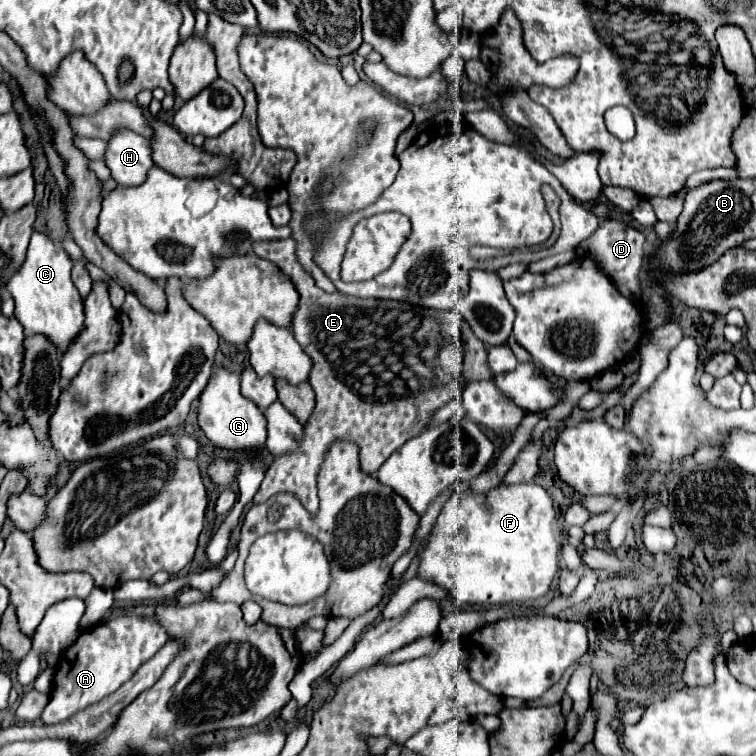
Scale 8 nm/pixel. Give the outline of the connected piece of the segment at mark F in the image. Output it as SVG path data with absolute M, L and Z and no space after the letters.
M500 482L486 494L470 490L452 492L436 518L428 542L422 548L416 576L444 588L458 606L466 604L512 606L538 600L546 596L558 572L560 542L554 524L556 524L556 512L552 508L552 498L542 486L536 486L536 482L524 482L524 484Z

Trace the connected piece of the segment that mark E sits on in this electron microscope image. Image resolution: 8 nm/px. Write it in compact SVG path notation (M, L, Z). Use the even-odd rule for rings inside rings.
M294 238L256 242L252 250L260 258L274 262L292 278L292 282L296 282L300 304L294 314L296 318L292 320L292 332L314 362L310 384L316 392L316 408L304 426L300 450L284 454L270 464L262 486L254 496L254 504L264 502L278 492L292 492L302 506L314 514L318 510L316 476L324 462L324 454L334 440L354 442L360 450L360 468L366 474L372 474L394 450L422 432L428 426L428 414L444 406L446 398L450 398L448 394L440 396L450 382L438 376L422 376L424 360L420 358L426 344L422 318L424 314L434 318L438 314L408 302L374 298L362 300L344 294L326 294L314 284L314 278L298 262ZM404 328L410 330L402 334Z

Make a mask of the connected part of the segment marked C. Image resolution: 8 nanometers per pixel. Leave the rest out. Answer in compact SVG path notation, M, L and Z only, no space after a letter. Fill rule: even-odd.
M34 232L24 264L6 282L6 290L16 302L14 316L24 326L26 334L44 334L60 354L64 354L84 330L84 300L70 280L72 264L60 244L54 246L48 236Z

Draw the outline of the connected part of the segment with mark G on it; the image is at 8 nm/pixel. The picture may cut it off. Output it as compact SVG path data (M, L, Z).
M214 368L214 376L210 378L208 386L200 394L200 410L198 410L198 424L204 434L212 440L216 448L222 450L248 450L248 452L262 452L266 448L266 418L264 412L248 398L240 394L240 376L226 370Z

